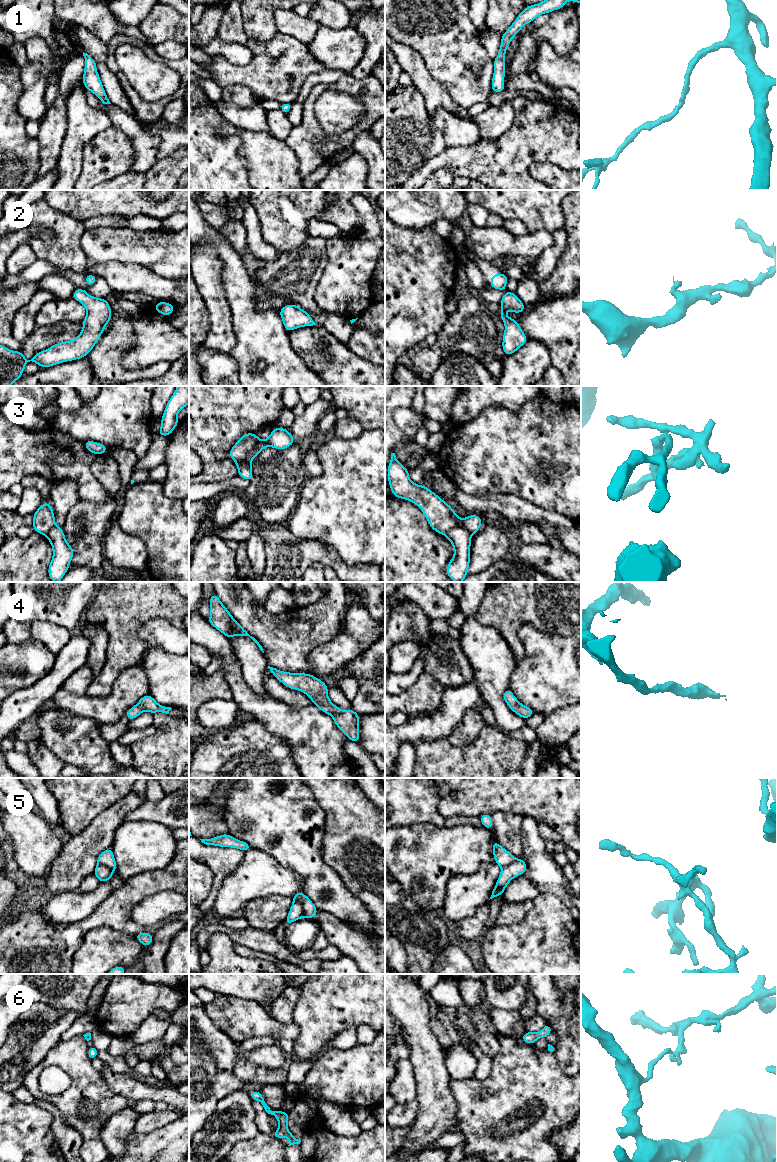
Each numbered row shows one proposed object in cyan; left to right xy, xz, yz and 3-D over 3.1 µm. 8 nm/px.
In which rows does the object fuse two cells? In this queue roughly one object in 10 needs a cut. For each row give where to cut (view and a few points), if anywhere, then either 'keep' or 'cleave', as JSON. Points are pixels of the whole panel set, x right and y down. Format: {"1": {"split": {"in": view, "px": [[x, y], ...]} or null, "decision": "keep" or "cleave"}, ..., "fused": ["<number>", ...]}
{"1": {"split": null, "decision": "keep"}, "2": {"split": null, "decision": "keep"}, "3": {"split": {"in": "xz", "px": [[260, 440], [244, 460], [250, 467]]}, "decision": "cleave"}, "4": {"split": null, "decision": "keep"}, "5": {"split": {"in": "xz", "px": [[293, 899], [300, 903], [304, 916]]}, "decision": "cleave"}, "6": {"split": null, "decision": "keep"}, "fused": ["3", "5"]}

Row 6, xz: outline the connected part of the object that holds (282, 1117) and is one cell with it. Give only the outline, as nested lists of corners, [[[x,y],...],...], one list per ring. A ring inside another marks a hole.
[[[250,1091],[249,1095],[253,1099],[253,1101],[259,1101],[263,1105],[265,1111],[268,1114],[275,1116],[277,1121],[279,1122],[280,1127],[275,1132],[272,1133],[274,1137],[276,1137],[277,1139],[281,1139],[283,1137],[288,1138],[289,1139],[288,1146],[294,1144],[300,1144],[301,1140],[298,1140],[287,1128],[288,1120],[289,1120],[289,1116],[287,1112],[271,1111],[270,1108],[265,1103],[264,1098],[260,1091]]]

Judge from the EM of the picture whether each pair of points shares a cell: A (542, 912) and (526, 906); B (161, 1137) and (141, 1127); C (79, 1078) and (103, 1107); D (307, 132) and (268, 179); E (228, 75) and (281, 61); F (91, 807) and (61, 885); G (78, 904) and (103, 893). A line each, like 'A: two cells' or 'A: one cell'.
A: two cells
B: two cells
C: one cell
D: two cells
E: one cell
F: two cells
G: one cell

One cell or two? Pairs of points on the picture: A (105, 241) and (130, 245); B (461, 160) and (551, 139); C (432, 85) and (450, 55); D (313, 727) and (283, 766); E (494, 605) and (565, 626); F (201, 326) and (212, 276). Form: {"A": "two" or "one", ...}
{"A": "one", "B": "one", "C": "two", "D": "two", "E": "one", "F": "two"}

